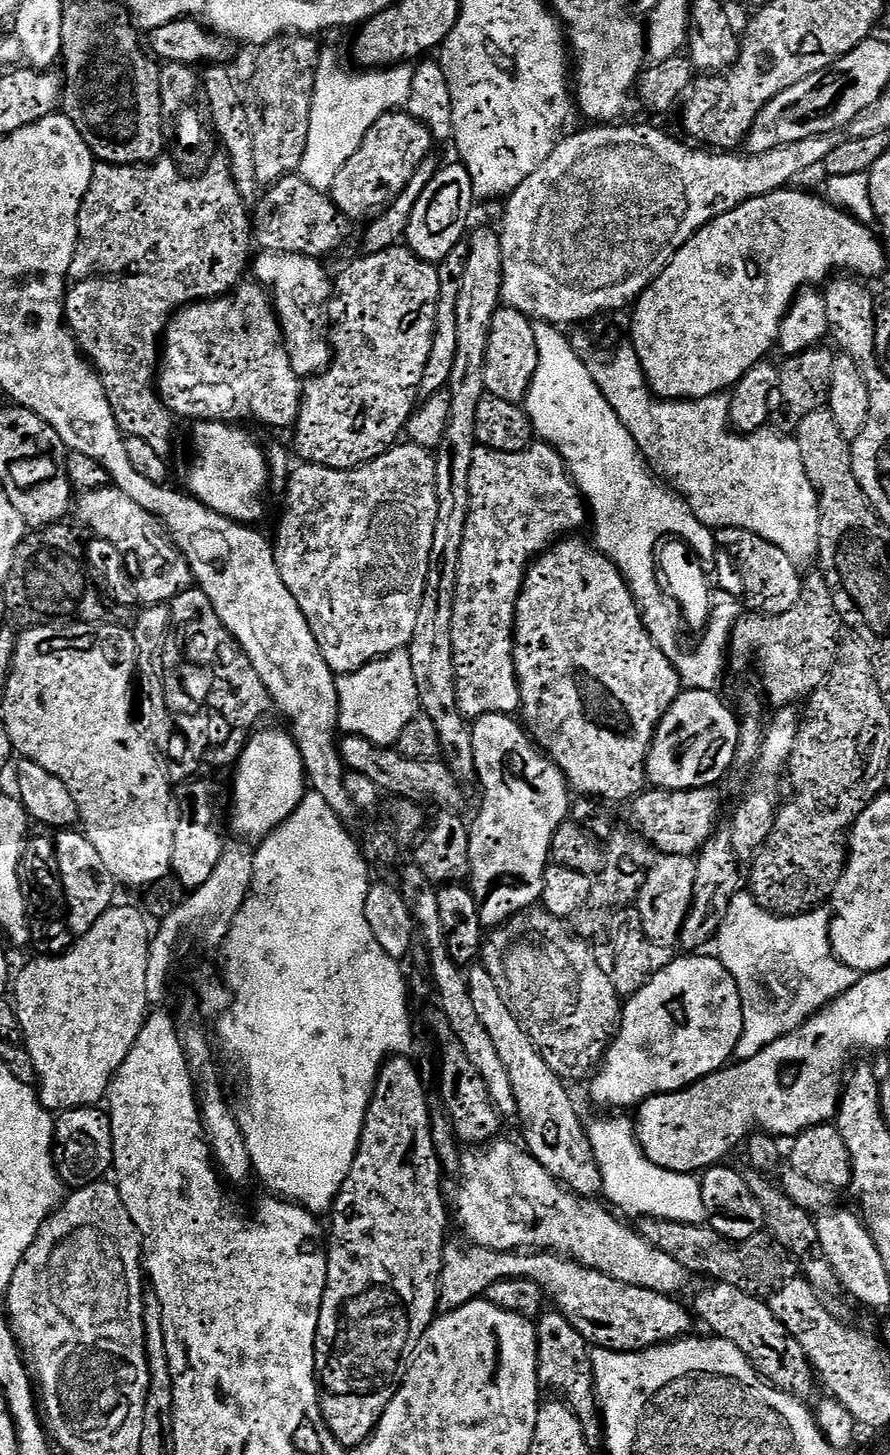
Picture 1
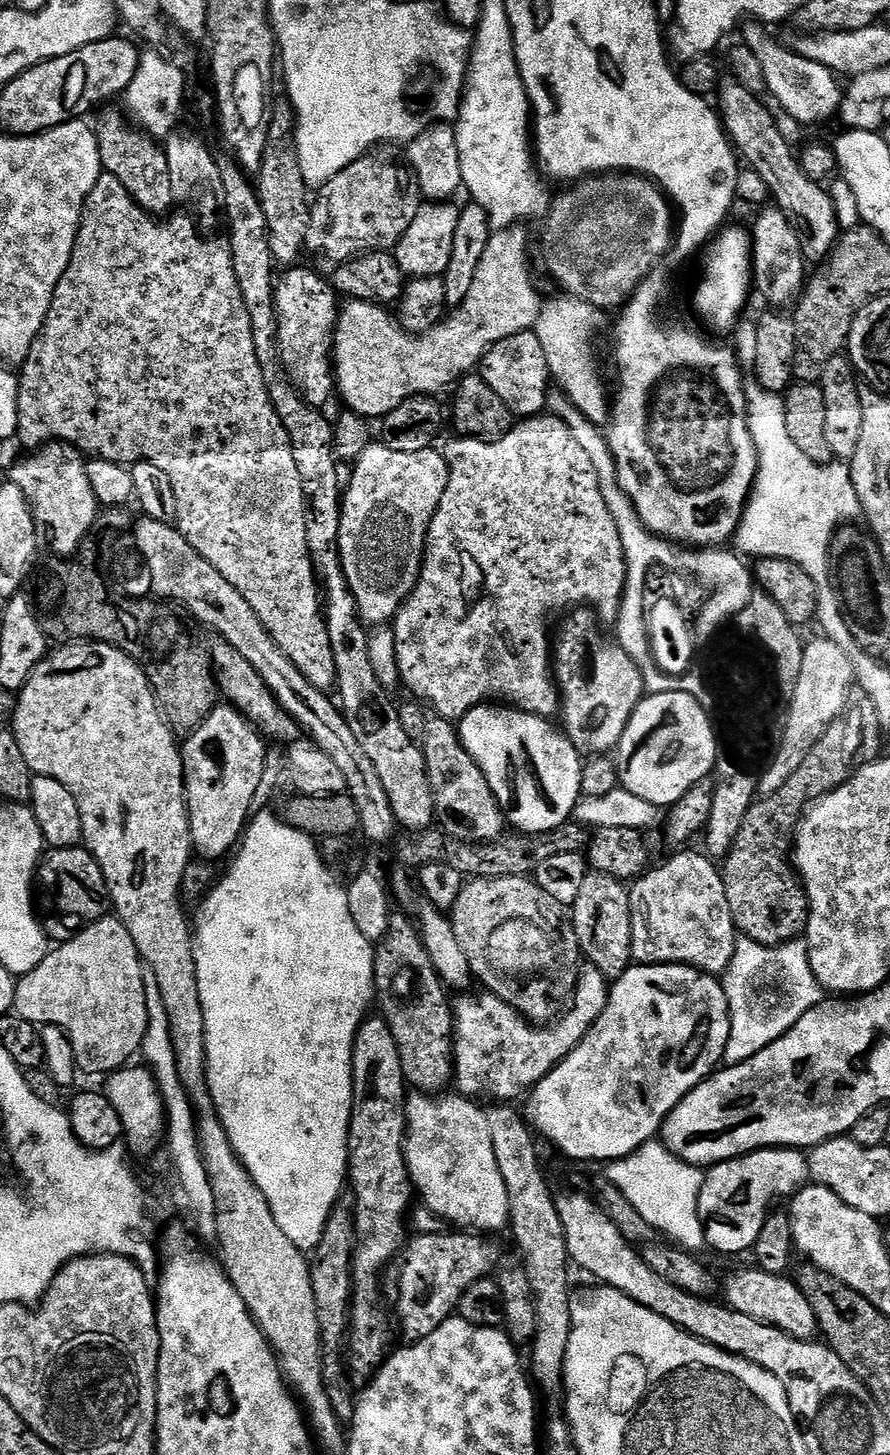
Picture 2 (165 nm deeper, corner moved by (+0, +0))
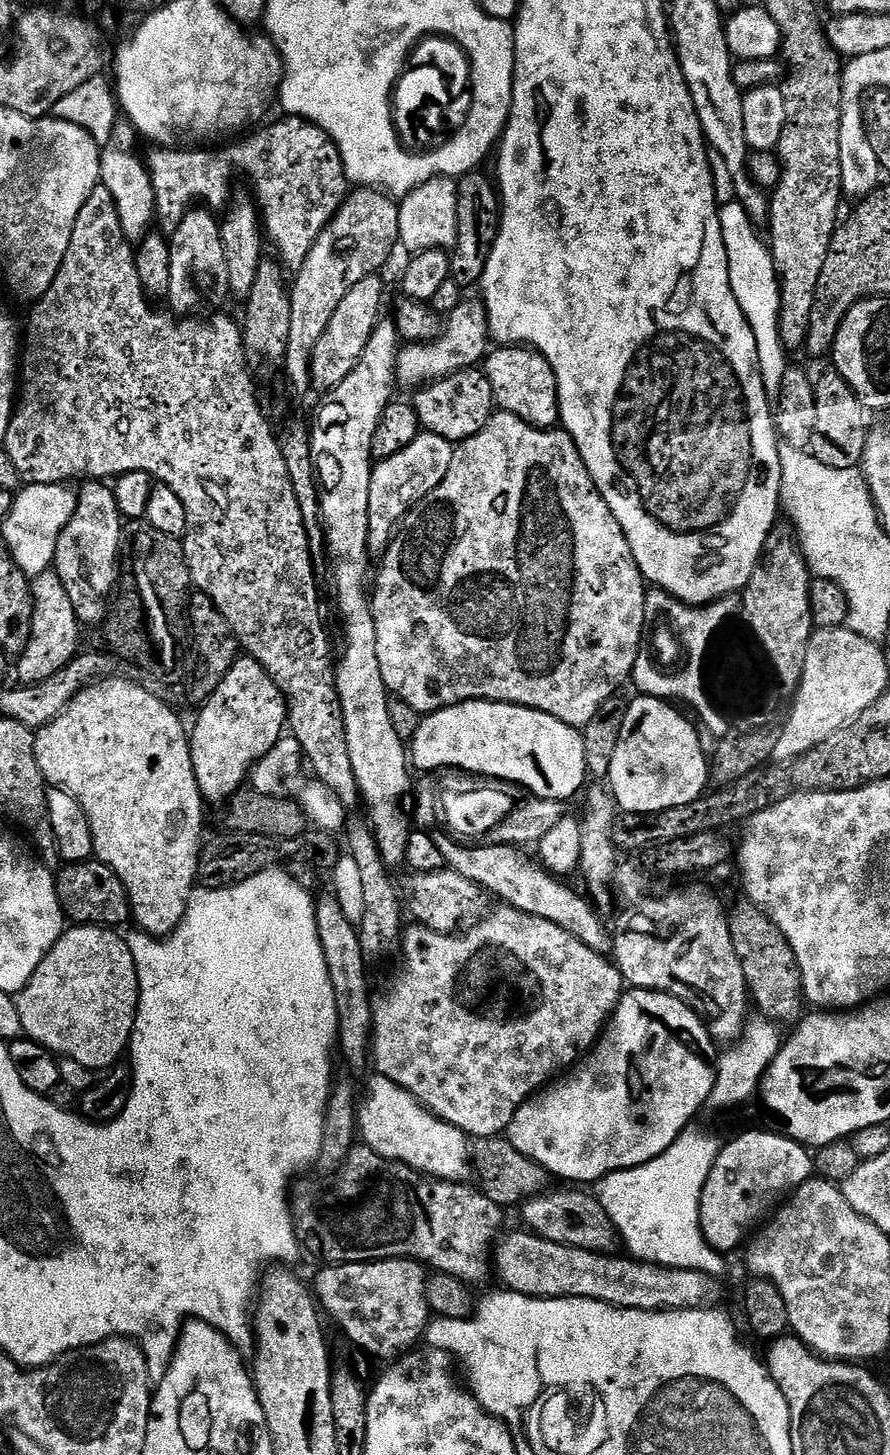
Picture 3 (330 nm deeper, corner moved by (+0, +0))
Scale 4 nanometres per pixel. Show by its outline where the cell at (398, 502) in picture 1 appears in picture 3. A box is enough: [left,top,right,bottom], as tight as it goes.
[368,431,453,554]

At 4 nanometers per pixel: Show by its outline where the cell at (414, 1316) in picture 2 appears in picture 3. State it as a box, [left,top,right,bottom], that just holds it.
[314,1260,430,1357]

